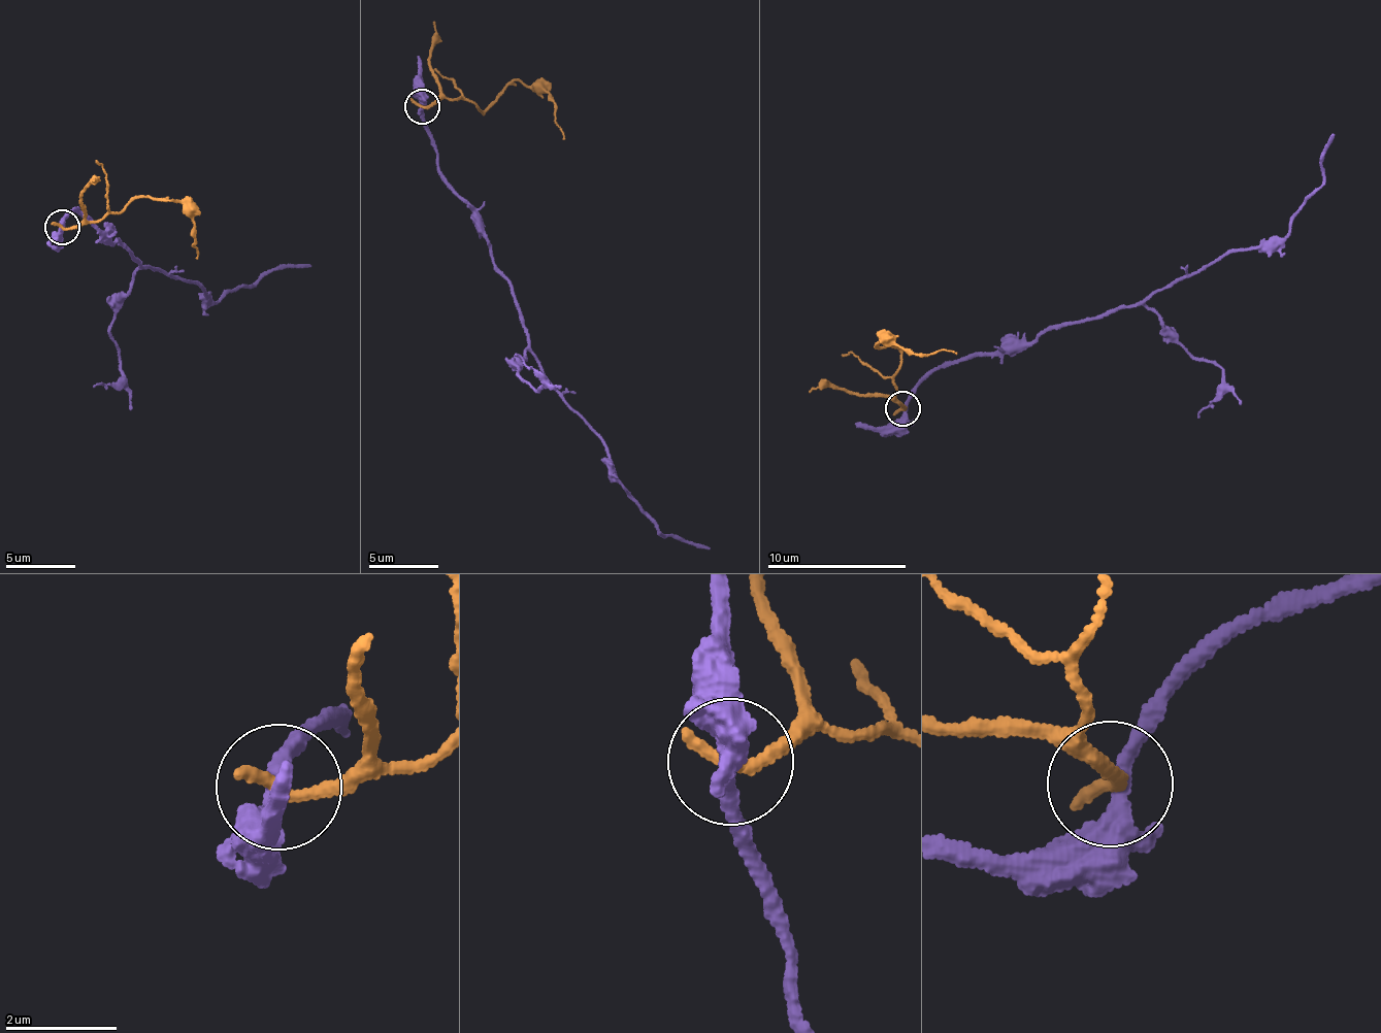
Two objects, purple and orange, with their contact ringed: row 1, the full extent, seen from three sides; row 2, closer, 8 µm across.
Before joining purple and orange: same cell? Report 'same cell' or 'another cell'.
another cell

